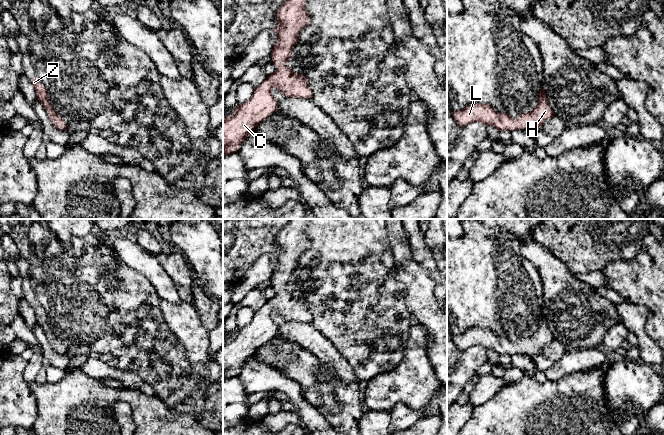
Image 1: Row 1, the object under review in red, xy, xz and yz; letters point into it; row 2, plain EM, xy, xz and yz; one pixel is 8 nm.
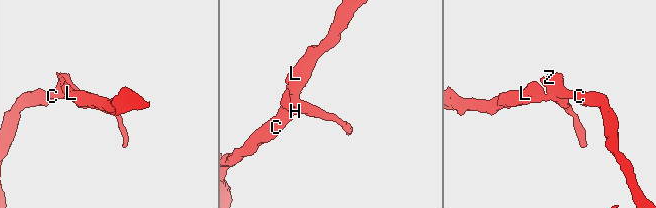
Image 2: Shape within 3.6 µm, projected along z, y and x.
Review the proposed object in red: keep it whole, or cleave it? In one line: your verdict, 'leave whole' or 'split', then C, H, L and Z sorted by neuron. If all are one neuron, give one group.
leave whole | C H L Z

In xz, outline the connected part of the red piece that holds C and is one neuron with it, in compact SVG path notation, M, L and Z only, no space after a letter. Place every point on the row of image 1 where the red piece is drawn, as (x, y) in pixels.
M287 0L278 9L277 27L273 29L277 41L271 52L276 70L254 89L247 102L237 105L229 117L223 117L223 156L237 152L254 128L278 109L273 88L287 97L312 98L307 78L285 65L292 56L301 30L310 22L305 7L307 1Z

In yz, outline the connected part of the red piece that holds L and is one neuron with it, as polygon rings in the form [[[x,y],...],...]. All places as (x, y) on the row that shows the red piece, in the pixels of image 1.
[[[544,88],[540,90],[537,106],[530,112],[518,115],[516,119],[508,113],[499,113],[489,104],[470,104],[459,111],[453,111],[452,116],[459,127],[472,122],[481,122],[485,126],[494,126],[498,131],[515,131],[523,128],[529,132],[538,130],[542,124],[554,116]]]

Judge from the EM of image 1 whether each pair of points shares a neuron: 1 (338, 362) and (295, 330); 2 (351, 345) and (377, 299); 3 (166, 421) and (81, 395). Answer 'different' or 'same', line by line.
1: same
2: same
3: same

